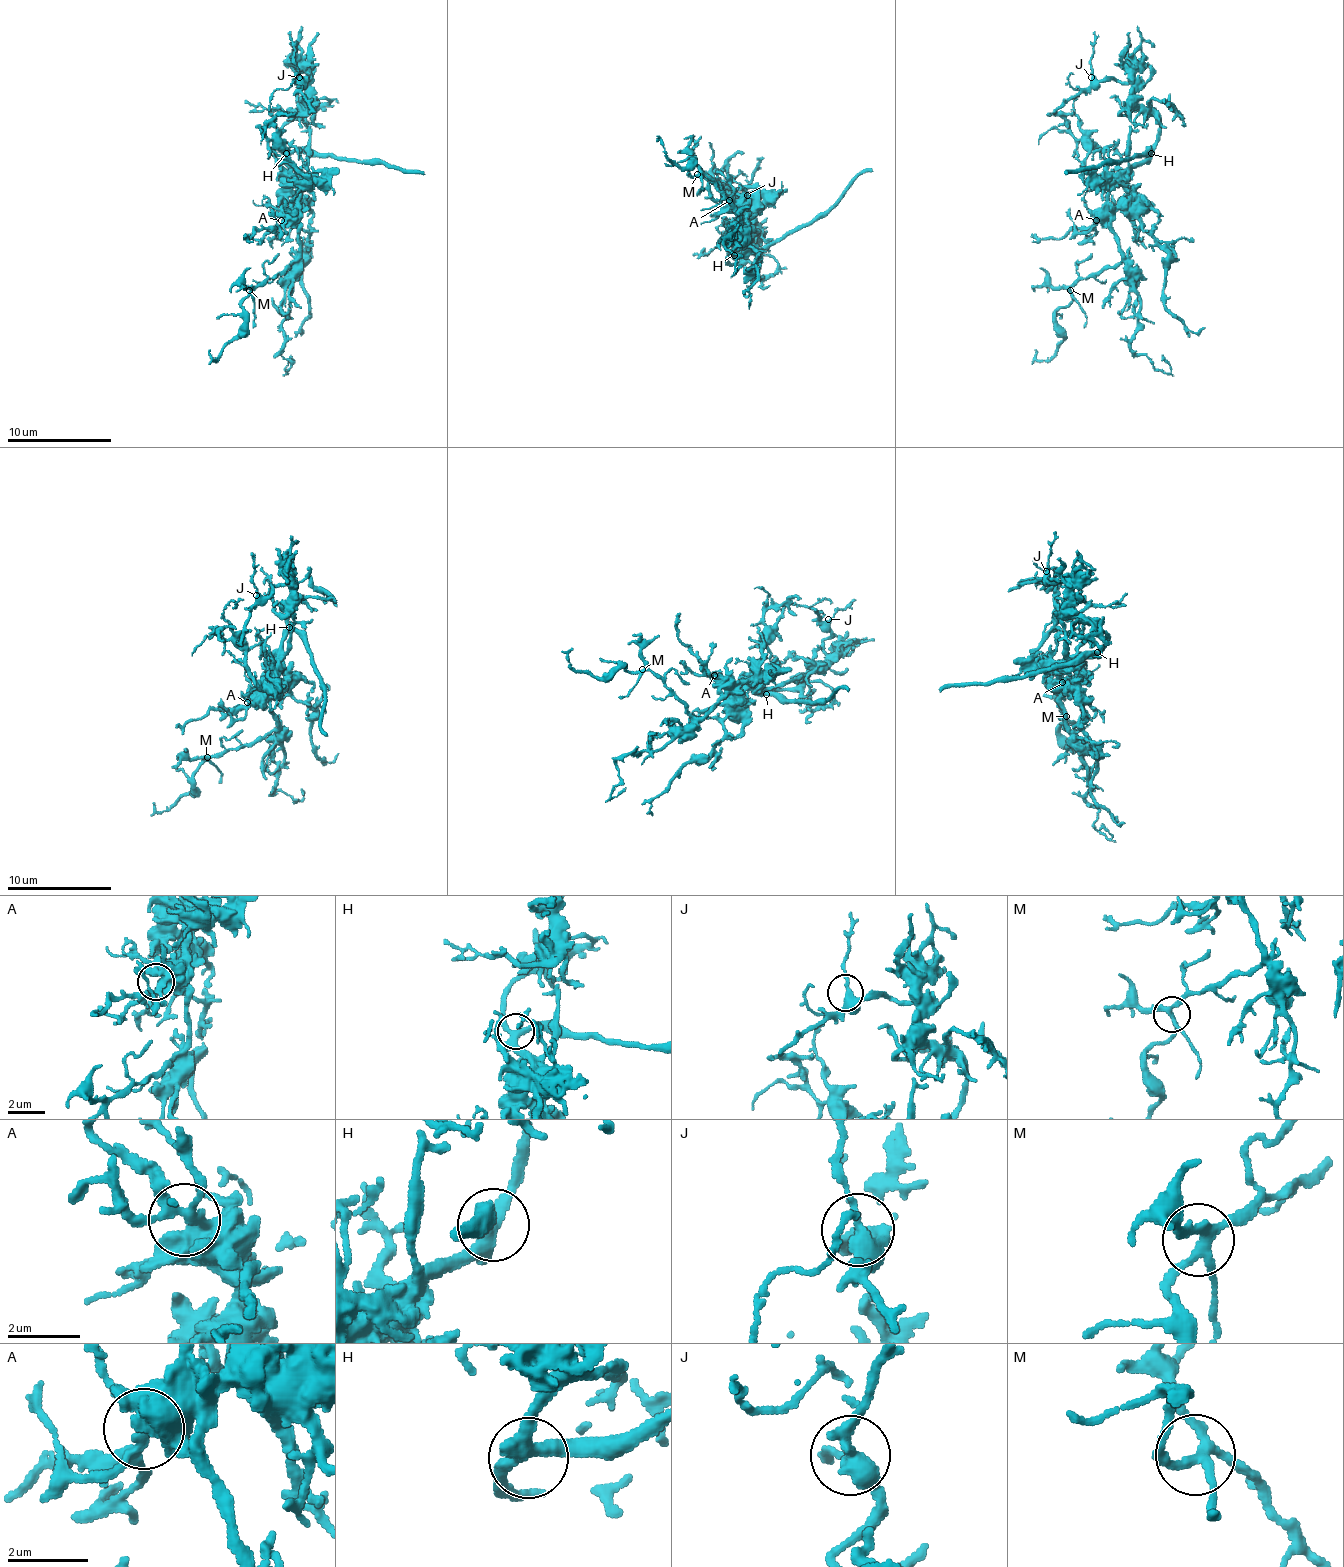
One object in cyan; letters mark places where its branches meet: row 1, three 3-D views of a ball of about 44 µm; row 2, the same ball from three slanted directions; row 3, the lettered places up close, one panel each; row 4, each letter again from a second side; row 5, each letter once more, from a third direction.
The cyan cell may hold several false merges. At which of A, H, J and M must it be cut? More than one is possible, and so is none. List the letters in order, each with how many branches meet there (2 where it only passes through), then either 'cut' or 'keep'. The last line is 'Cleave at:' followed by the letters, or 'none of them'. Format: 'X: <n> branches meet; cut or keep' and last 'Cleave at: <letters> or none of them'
A: 4 branches meet; keep
H: 4 branches meet; keep
J: 4 branches meet; keep
M: 4 branches meet; keep
Cleave at: none of them

